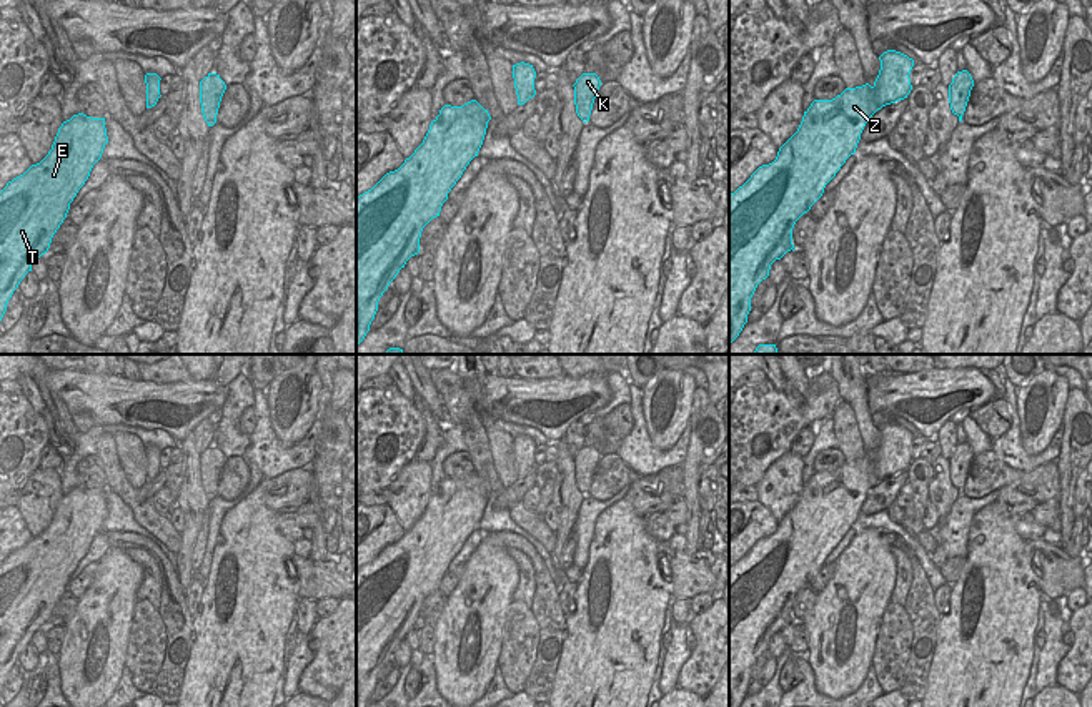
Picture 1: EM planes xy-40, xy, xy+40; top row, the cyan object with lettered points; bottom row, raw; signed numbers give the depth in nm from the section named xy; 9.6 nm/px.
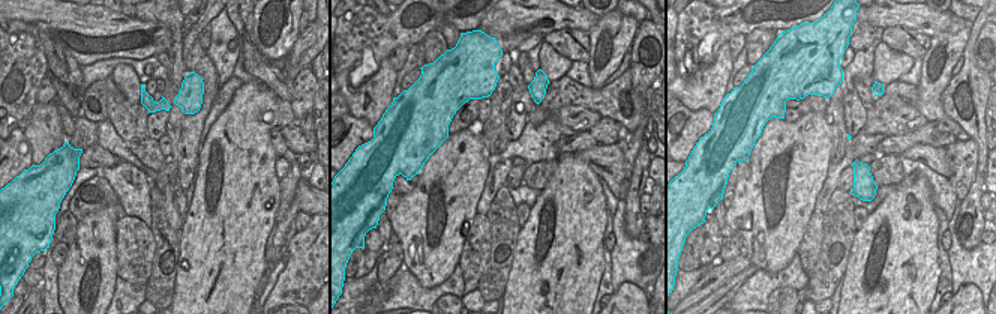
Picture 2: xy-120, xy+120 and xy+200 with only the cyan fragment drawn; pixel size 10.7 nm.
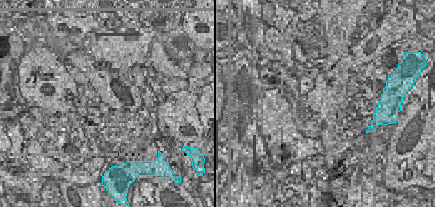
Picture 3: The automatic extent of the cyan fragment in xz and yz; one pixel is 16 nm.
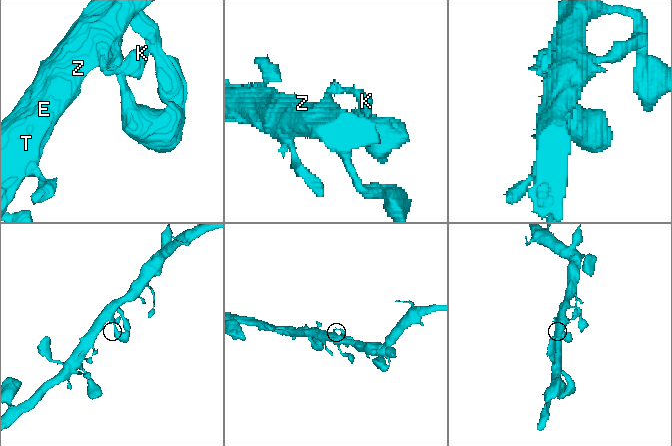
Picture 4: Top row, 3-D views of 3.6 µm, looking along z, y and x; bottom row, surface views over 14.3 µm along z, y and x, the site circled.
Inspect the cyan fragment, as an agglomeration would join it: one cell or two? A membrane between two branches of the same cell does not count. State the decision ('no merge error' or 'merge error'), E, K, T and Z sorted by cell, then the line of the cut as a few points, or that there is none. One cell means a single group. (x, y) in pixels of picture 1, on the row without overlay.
no merge error | E K T Z | no cut

